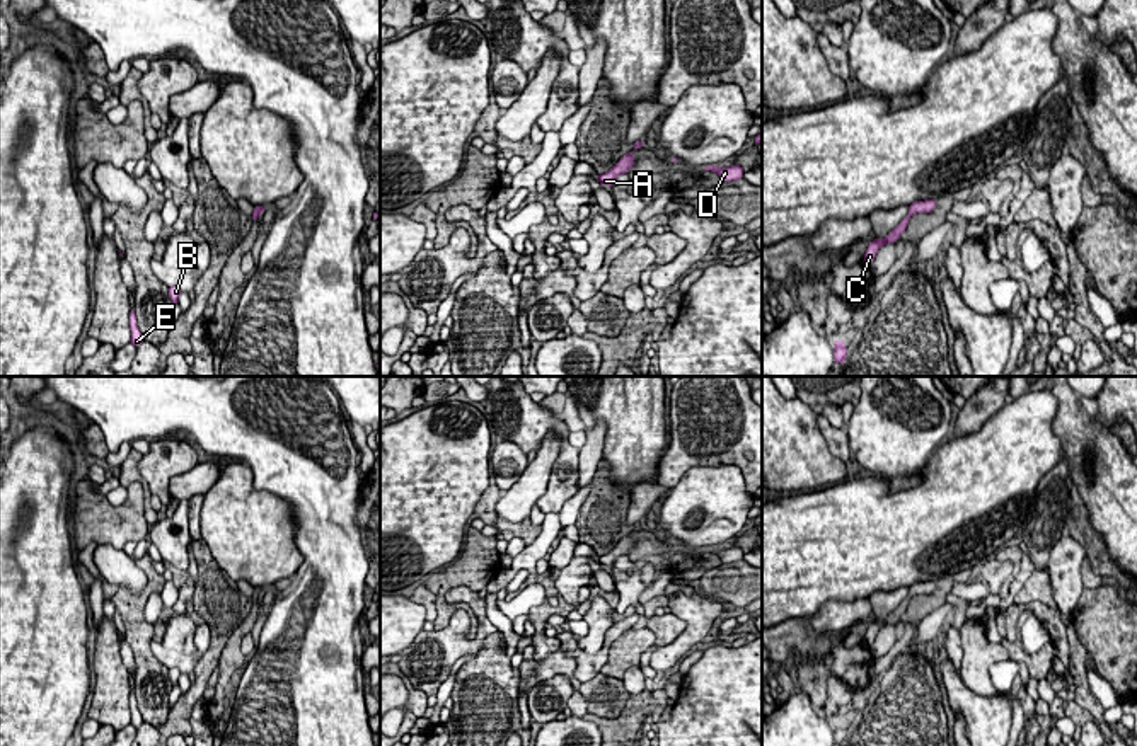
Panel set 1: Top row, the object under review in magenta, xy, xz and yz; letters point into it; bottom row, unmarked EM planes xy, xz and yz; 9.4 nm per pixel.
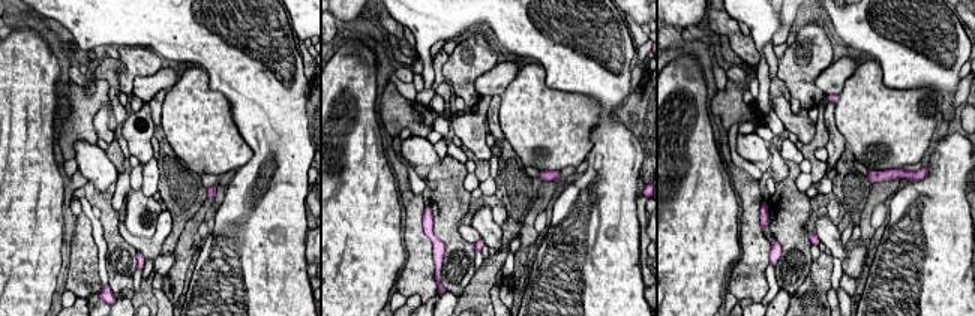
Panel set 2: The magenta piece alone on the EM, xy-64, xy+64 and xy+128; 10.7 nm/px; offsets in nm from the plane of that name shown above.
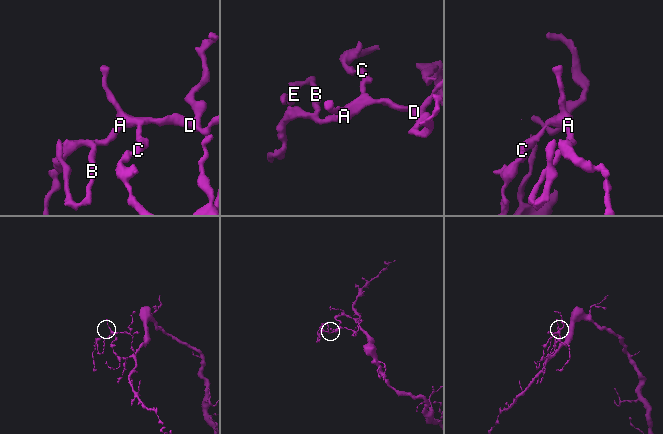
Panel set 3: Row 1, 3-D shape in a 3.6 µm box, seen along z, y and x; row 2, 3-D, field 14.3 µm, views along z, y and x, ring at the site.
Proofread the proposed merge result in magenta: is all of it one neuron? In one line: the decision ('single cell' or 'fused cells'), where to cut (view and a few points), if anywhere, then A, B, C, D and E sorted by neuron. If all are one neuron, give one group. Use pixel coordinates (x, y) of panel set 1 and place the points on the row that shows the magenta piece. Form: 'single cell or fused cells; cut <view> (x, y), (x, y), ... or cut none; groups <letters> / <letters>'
single cell; cut none; groups A B C D E

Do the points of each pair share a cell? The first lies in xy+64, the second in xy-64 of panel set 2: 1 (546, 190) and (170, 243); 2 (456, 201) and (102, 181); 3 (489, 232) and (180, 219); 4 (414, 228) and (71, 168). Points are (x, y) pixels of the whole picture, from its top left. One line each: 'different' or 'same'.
1: different
2: different
3: different
4: different

